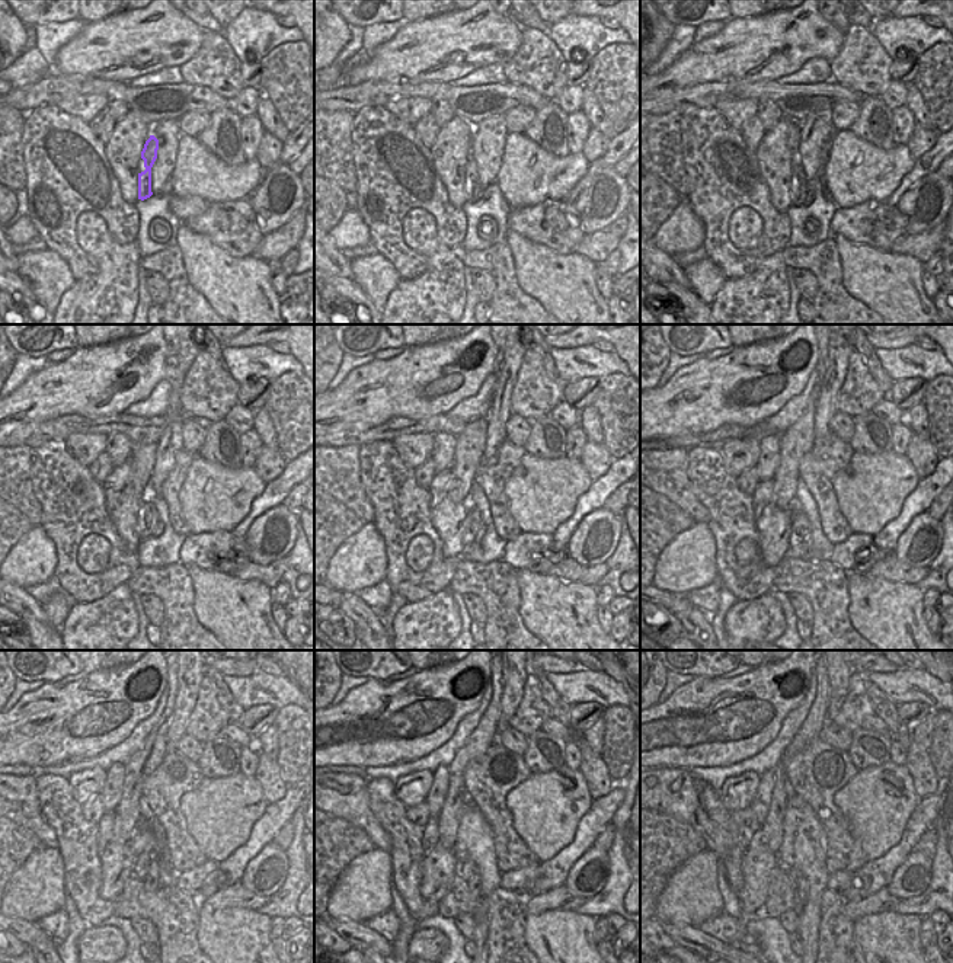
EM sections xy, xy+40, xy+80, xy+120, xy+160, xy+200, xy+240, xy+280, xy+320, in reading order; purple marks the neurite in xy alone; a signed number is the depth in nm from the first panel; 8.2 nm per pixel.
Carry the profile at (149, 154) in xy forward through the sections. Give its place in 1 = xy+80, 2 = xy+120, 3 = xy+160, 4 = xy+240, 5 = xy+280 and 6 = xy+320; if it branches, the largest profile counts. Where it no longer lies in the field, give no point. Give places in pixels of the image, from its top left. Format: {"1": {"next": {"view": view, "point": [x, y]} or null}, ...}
{"1": {"next": {"view": "xy+80", "point": [799, 185]}}, "2": {"next": {"view": "xy+120", "point": [147, 515]}}, "3": {"next": {"view": "xy+160", "point": [473, 521]}}, "4": {"next": {"view": "xy+240", "point": [143, 863]}}, "5": {"next": {"view": "xy+280", "point": [466, 870]}}, "6": {"next": {"view": "xy+320", "point": [795, 874]}}}

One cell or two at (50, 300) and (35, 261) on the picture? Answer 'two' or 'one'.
one

